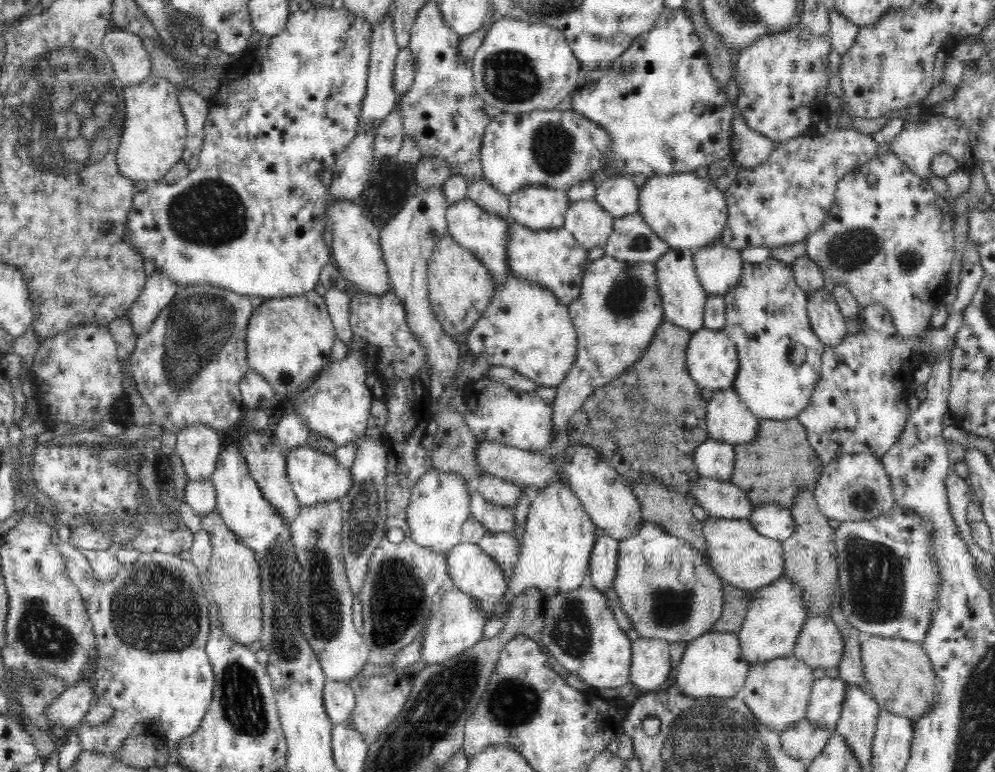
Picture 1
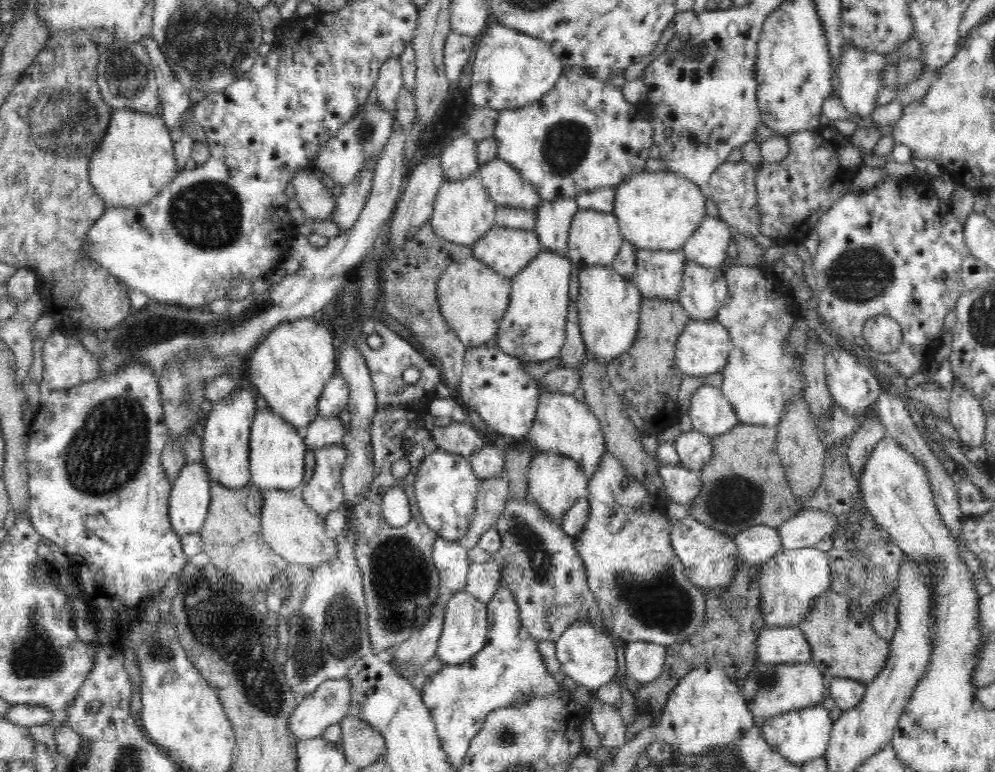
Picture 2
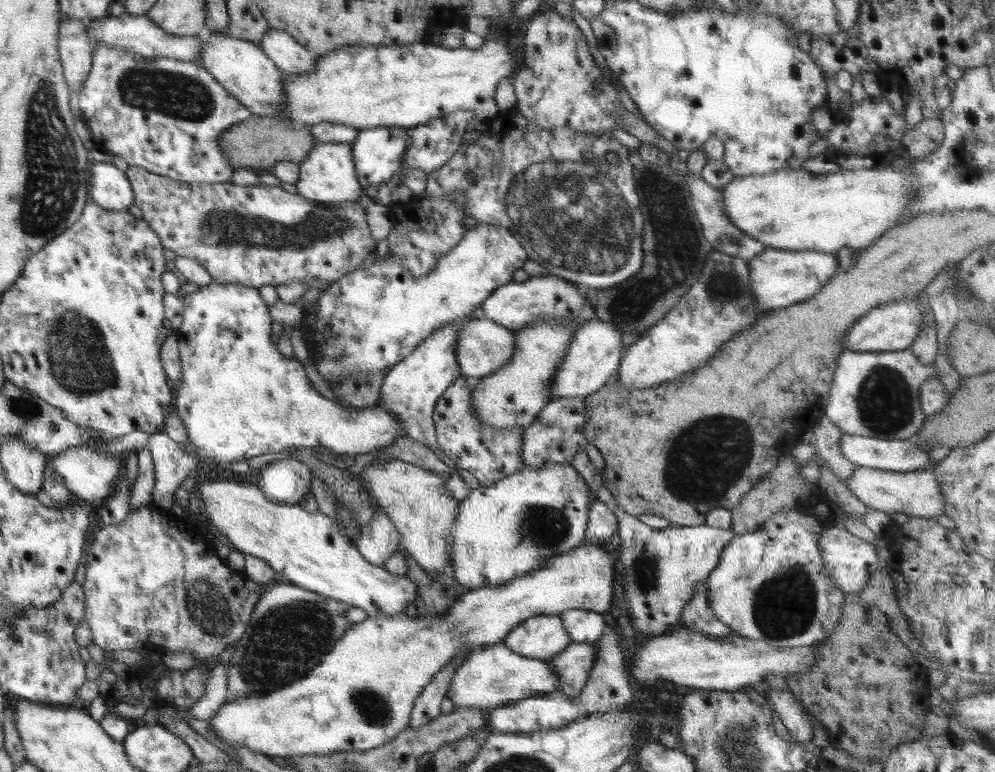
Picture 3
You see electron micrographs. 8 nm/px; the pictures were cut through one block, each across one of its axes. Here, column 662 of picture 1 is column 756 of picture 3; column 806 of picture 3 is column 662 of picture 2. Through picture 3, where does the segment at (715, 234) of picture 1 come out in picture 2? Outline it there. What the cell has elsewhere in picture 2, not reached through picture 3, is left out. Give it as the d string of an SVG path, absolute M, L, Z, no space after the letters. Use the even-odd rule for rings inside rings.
M668 170L641 173L626 177L615 188L613 213L619 222L620 234L634 246L648 250L678 250L694 234L706 216L705 189L690 182L684 175Z

